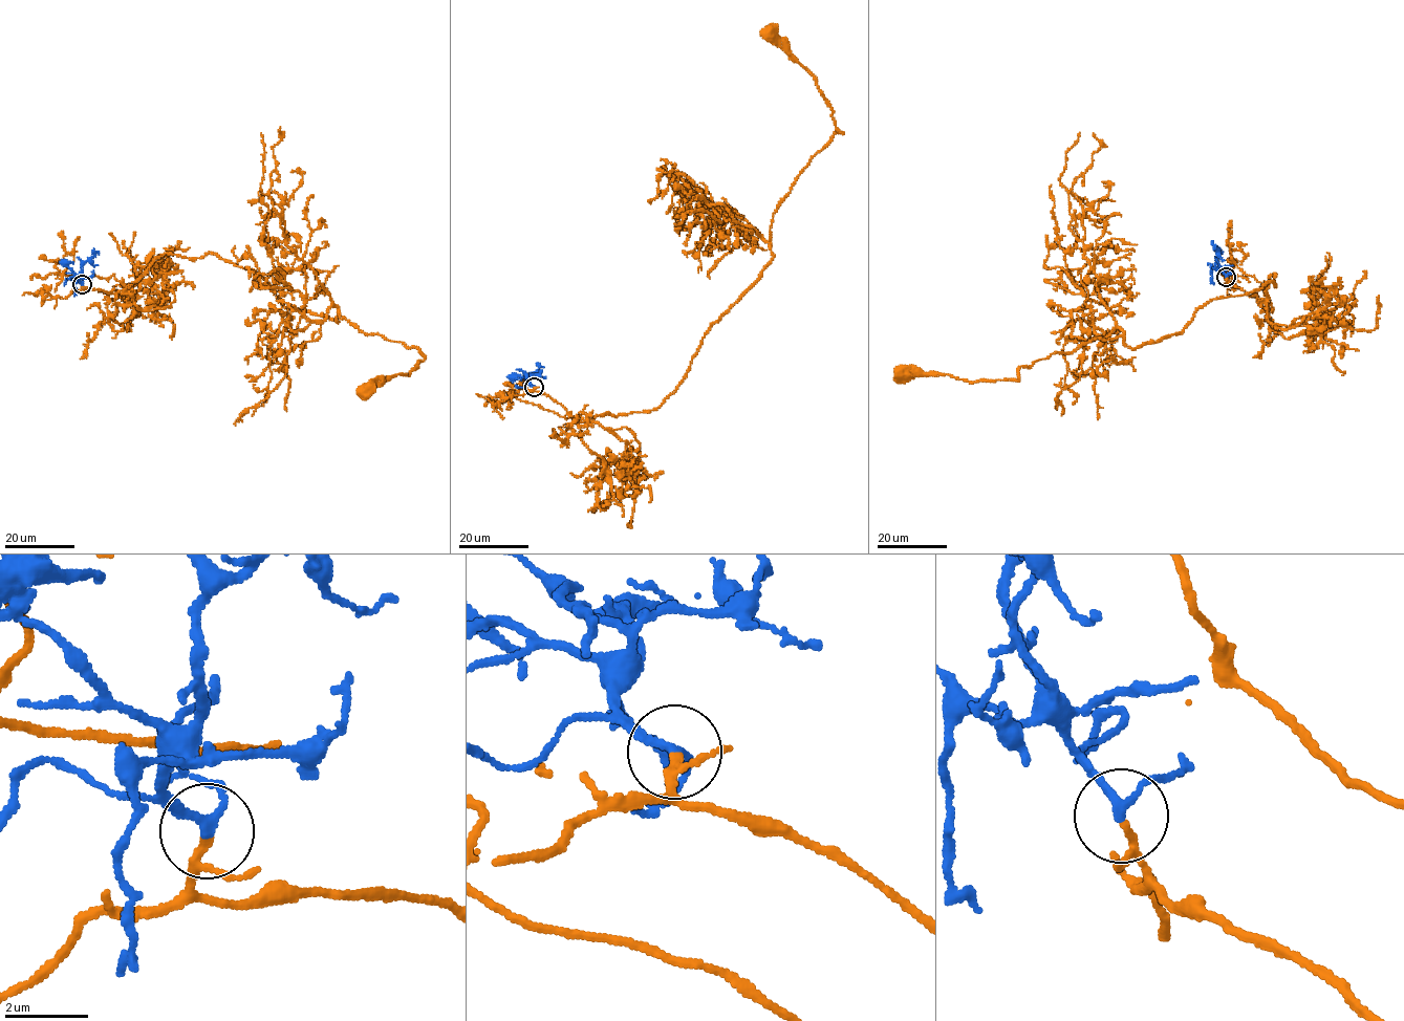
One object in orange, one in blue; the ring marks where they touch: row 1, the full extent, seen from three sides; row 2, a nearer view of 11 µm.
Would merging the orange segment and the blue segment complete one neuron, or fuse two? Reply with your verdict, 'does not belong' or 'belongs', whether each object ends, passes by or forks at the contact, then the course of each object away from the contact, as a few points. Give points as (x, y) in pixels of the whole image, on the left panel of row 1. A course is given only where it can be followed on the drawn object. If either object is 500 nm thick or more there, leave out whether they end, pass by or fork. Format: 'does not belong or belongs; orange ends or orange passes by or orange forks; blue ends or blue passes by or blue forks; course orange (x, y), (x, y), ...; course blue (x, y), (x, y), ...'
belongs; orange passes by; blue passes by; course orange (82, 284), (113, 294), (159, 255), (217, 255), (285, 307), (418, 350), (367, 392); course blue (82, 284), (79, 280), (81, 266), (94, 253), (99, 254)

